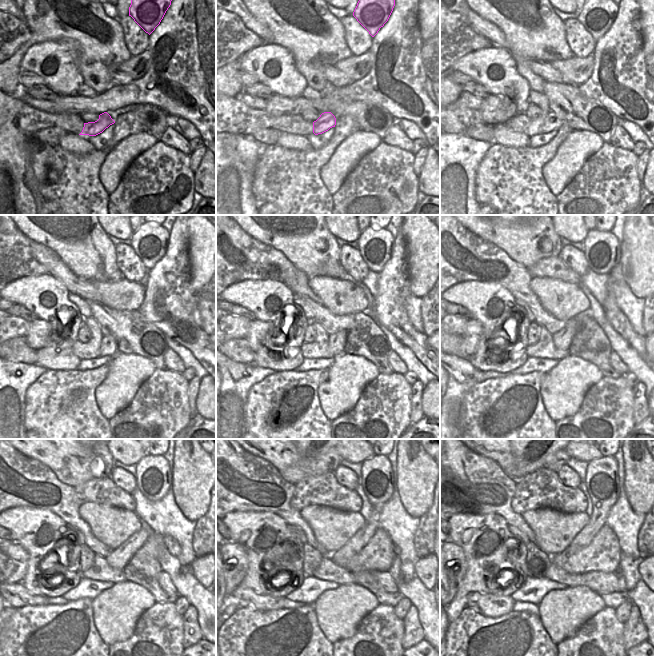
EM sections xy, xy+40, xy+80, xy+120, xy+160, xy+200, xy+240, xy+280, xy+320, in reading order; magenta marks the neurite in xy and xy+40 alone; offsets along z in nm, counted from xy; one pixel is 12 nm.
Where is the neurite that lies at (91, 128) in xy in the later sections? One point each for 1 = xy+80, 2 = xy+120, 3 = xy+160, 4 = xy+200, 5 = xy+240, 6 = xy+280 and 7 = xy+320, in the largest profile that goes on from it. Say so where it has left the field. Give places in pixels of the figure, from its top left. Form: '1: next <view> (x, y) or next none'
1: next xy+80 (552, 122)
2: next xy+120 (108, 347)
3: next xy+160 (337, 341)
4: next xy+200 (562, 339)
5: next xy+240 (118, 558)
6: next xy+280 (377, 478)
7: next xy+320 (602, 482)

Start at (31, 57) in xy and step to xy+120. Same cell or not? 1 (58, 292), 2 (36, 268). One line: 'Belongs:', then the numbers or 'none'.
Belongs: 1

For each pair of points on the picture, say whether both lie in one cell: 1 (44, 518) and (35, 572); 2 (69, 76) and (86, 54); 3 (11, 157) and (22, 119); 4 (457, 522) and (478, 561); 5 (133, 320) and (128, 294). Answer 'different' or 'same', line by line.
1: same
2: different
3: different
4: same
5: different

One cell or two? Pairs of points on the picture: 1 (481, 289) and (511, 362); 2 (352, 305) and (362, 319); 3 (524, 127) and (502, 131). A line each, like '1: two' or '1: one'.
1: one
2: two
3: two

